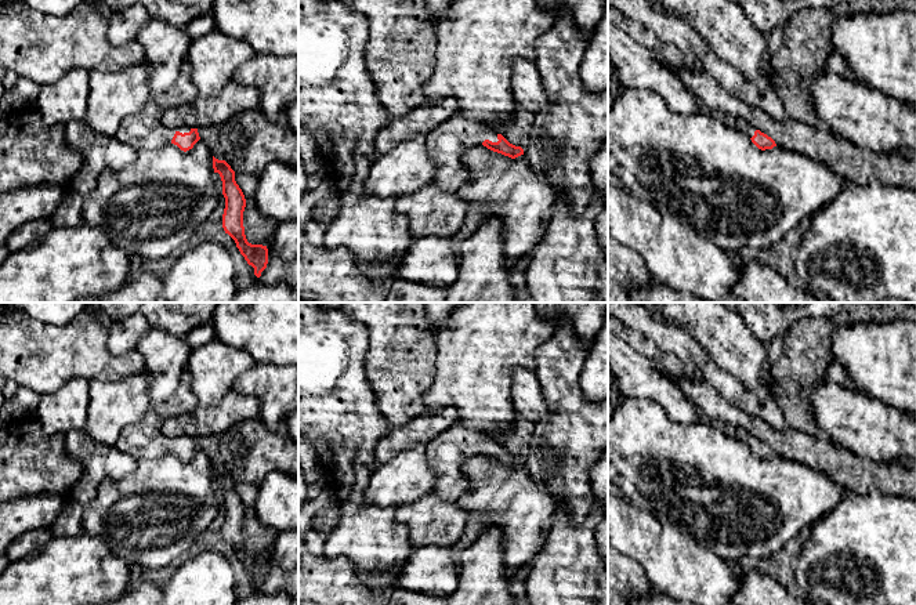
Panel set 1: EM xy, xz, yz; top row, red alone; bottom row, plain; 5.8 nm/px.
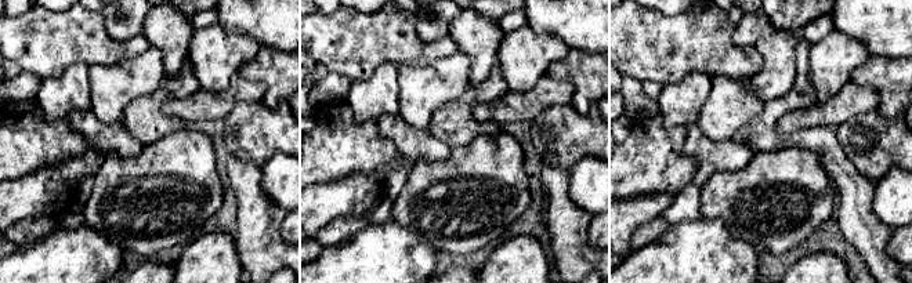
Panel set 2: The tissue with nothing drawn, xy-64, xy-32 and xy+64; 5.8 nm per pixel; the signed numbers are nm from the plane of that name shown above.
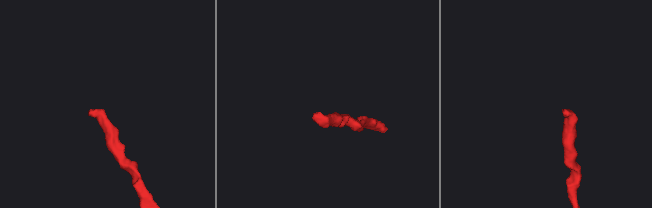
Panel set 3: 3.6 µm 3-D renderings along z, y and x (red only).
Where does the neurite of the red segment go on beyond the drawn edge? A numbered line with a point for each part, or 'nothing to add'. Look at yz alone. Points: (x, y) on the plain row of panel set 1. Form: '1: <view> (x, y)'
1: yz (742, 435)

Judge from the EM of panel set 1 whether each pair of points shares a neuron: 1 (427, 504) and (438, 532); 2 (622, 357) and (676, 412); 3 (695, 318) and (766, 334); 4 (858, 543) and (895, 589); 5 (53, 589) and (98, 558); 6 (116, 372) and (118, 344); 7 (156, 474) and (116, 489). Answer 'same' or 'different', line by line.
1: same
2: same
3: different
4: same
5: same
6: different
7: same

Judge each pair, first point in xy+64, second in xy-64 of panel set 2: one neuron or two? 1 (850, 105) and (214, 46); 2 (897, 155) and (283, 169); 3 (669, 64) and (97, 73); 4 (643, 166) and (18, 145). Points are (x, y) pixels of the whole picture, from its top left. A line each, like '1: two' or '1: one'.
1: two
2: two
3: two
4: one

